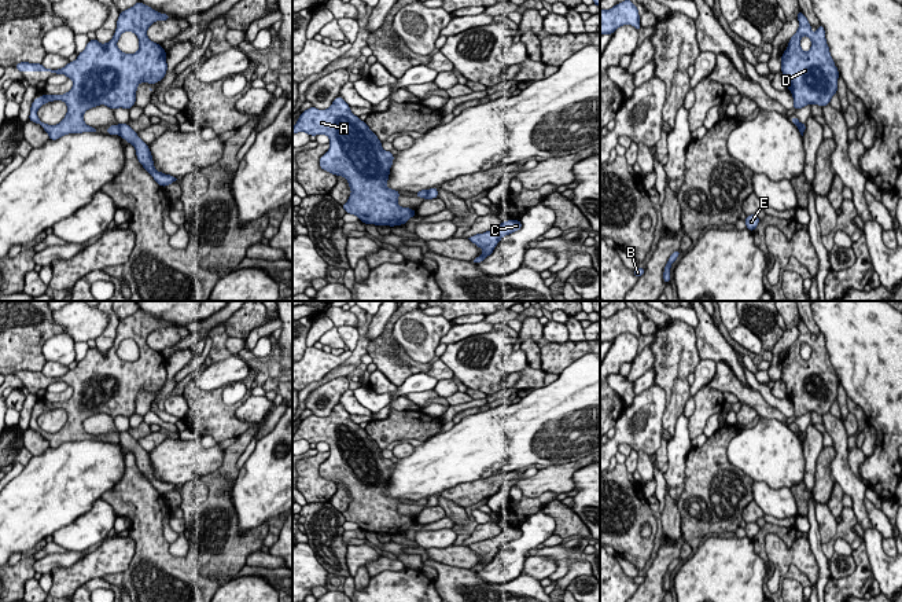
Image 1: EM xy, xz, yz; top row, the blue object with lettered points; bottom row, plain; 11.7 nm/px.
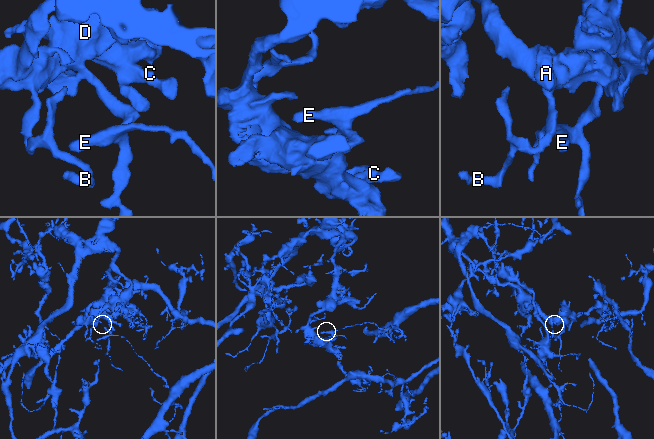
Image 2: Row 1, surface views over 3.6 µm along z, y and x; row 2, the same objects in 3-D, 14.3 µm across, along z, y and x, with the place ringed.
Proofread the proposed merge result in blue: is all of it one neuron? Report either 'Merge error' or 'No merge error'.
Merge error

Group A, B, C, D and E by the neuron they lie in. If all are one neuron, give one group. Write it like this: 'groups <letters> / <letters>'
groups A B C D / E

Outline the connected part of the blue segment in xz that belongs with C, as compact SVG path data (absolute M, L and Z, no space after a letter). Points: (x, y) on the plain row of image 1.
M508 528L502 529L497 536L492 539L486 539L483 542L476 542L468 546L472 551L483 558L482 564L478 564L472 568L474 572L482 570L487 564L490 564L501 548L502 544L509 543L522 536L522 531L519 528Z

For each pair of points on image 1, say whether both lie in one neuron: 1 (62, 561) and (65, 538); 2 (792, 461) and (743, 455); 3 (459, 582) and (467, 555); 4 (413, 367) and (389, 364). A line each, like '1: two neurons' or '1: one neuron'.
1: two neurons
2: one neuron
3: two neurons
4: one neuron

